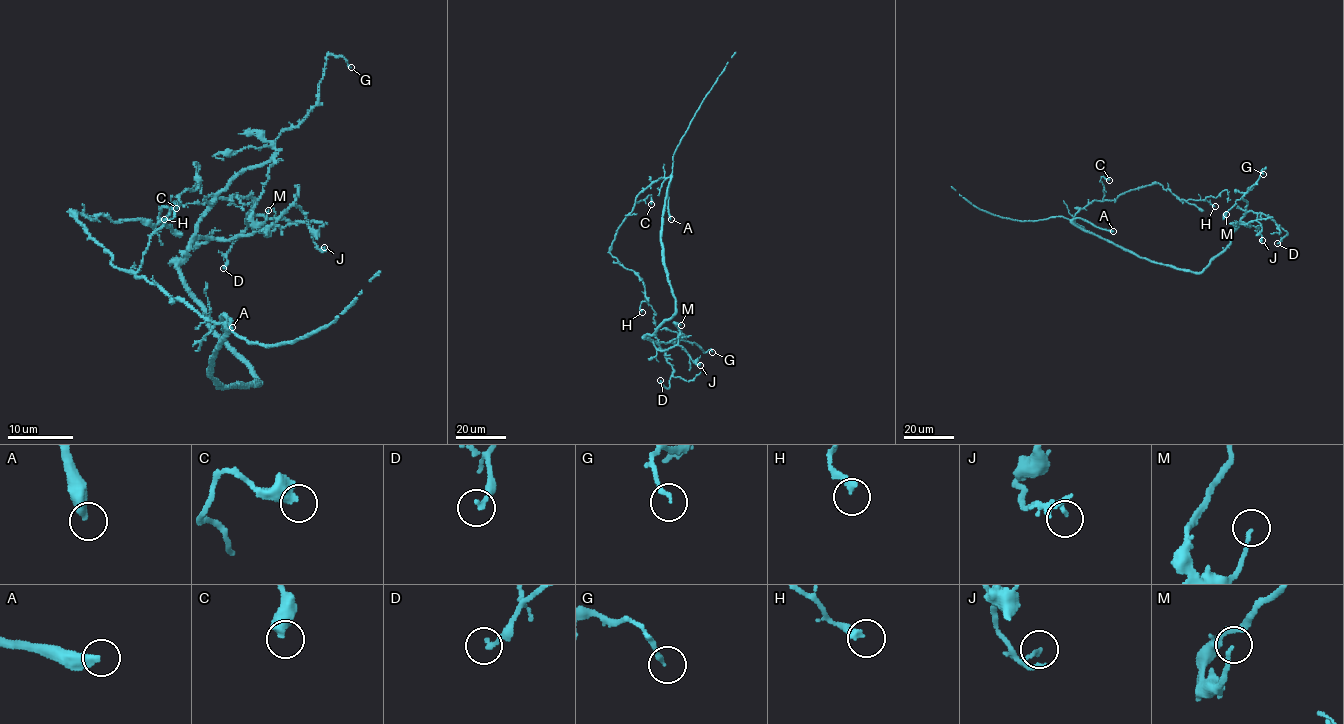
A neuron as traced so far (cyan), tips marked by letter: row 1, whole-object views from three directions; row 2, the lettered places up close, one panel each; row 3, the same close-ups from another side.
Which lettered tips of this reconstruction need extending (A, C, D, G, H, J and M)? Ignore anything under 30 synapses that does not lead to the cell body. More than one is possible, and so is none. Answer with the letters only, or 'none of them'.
A

